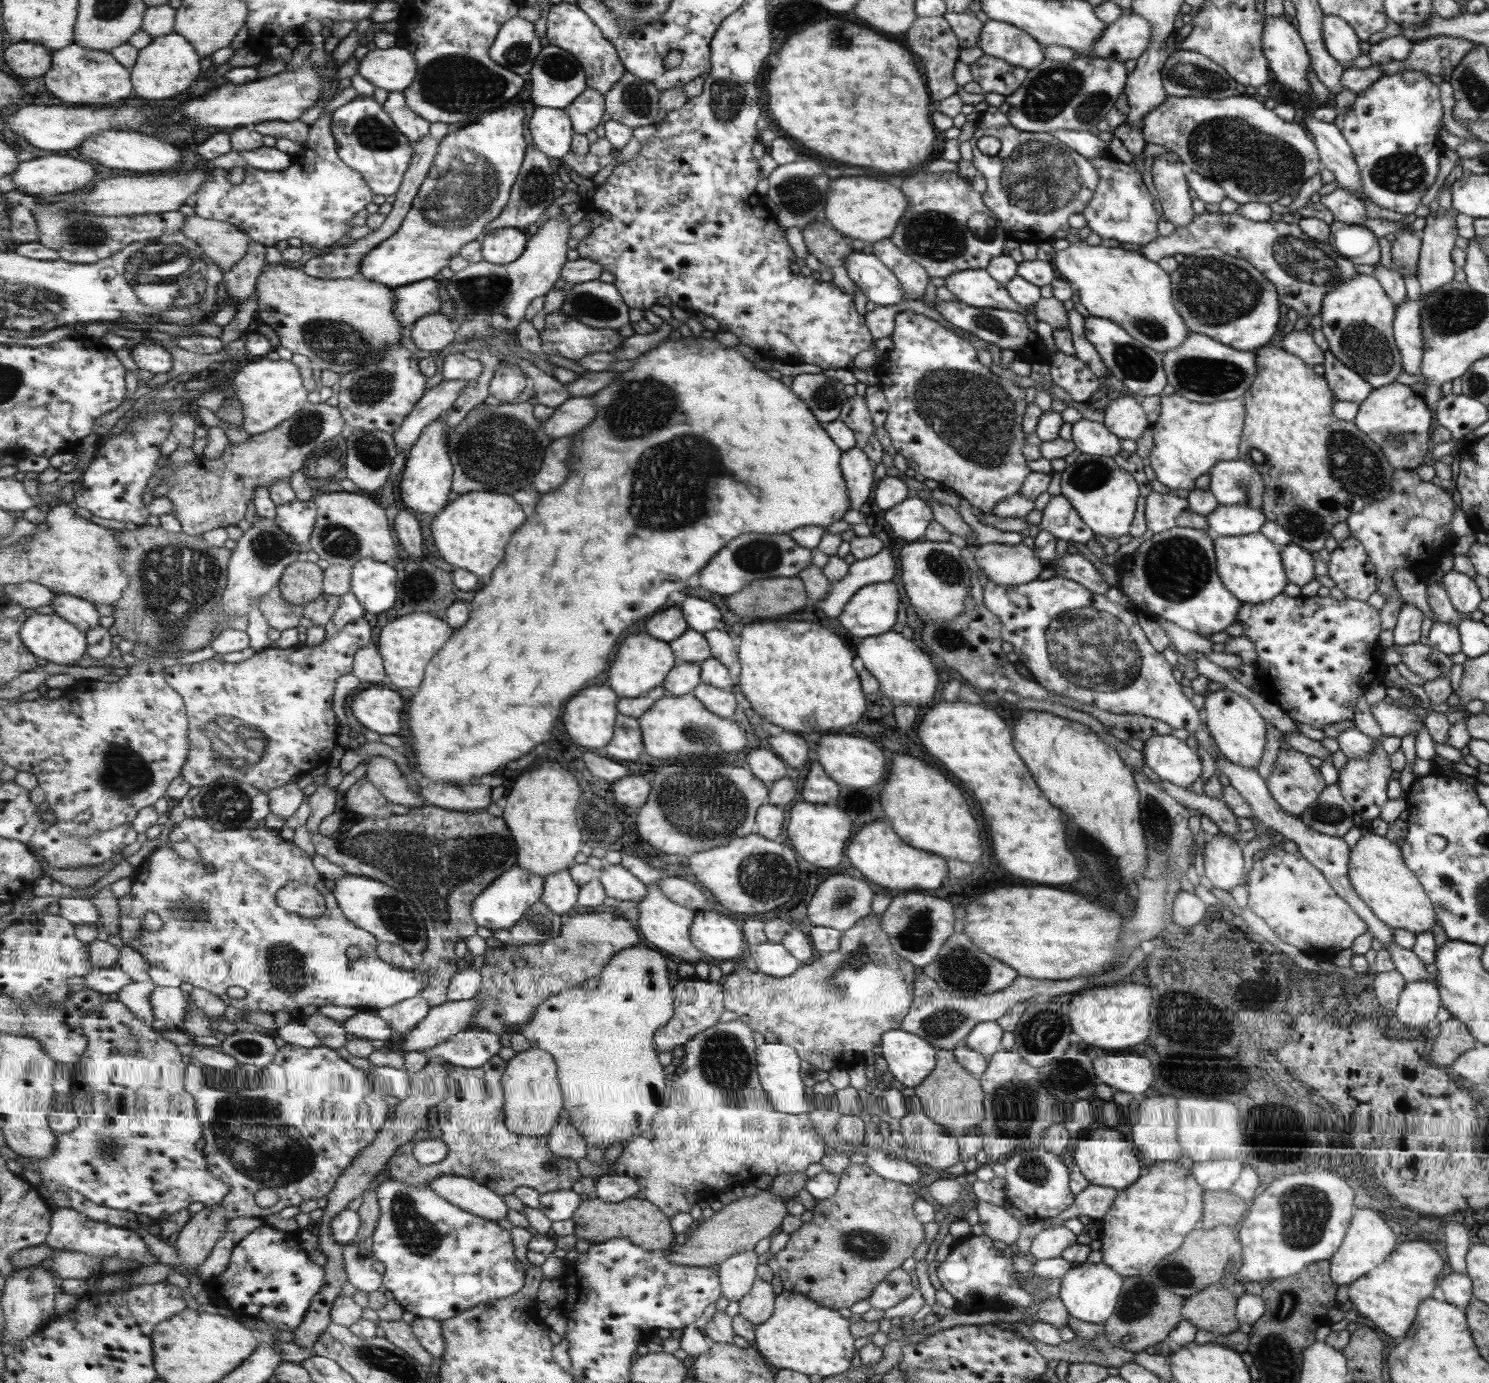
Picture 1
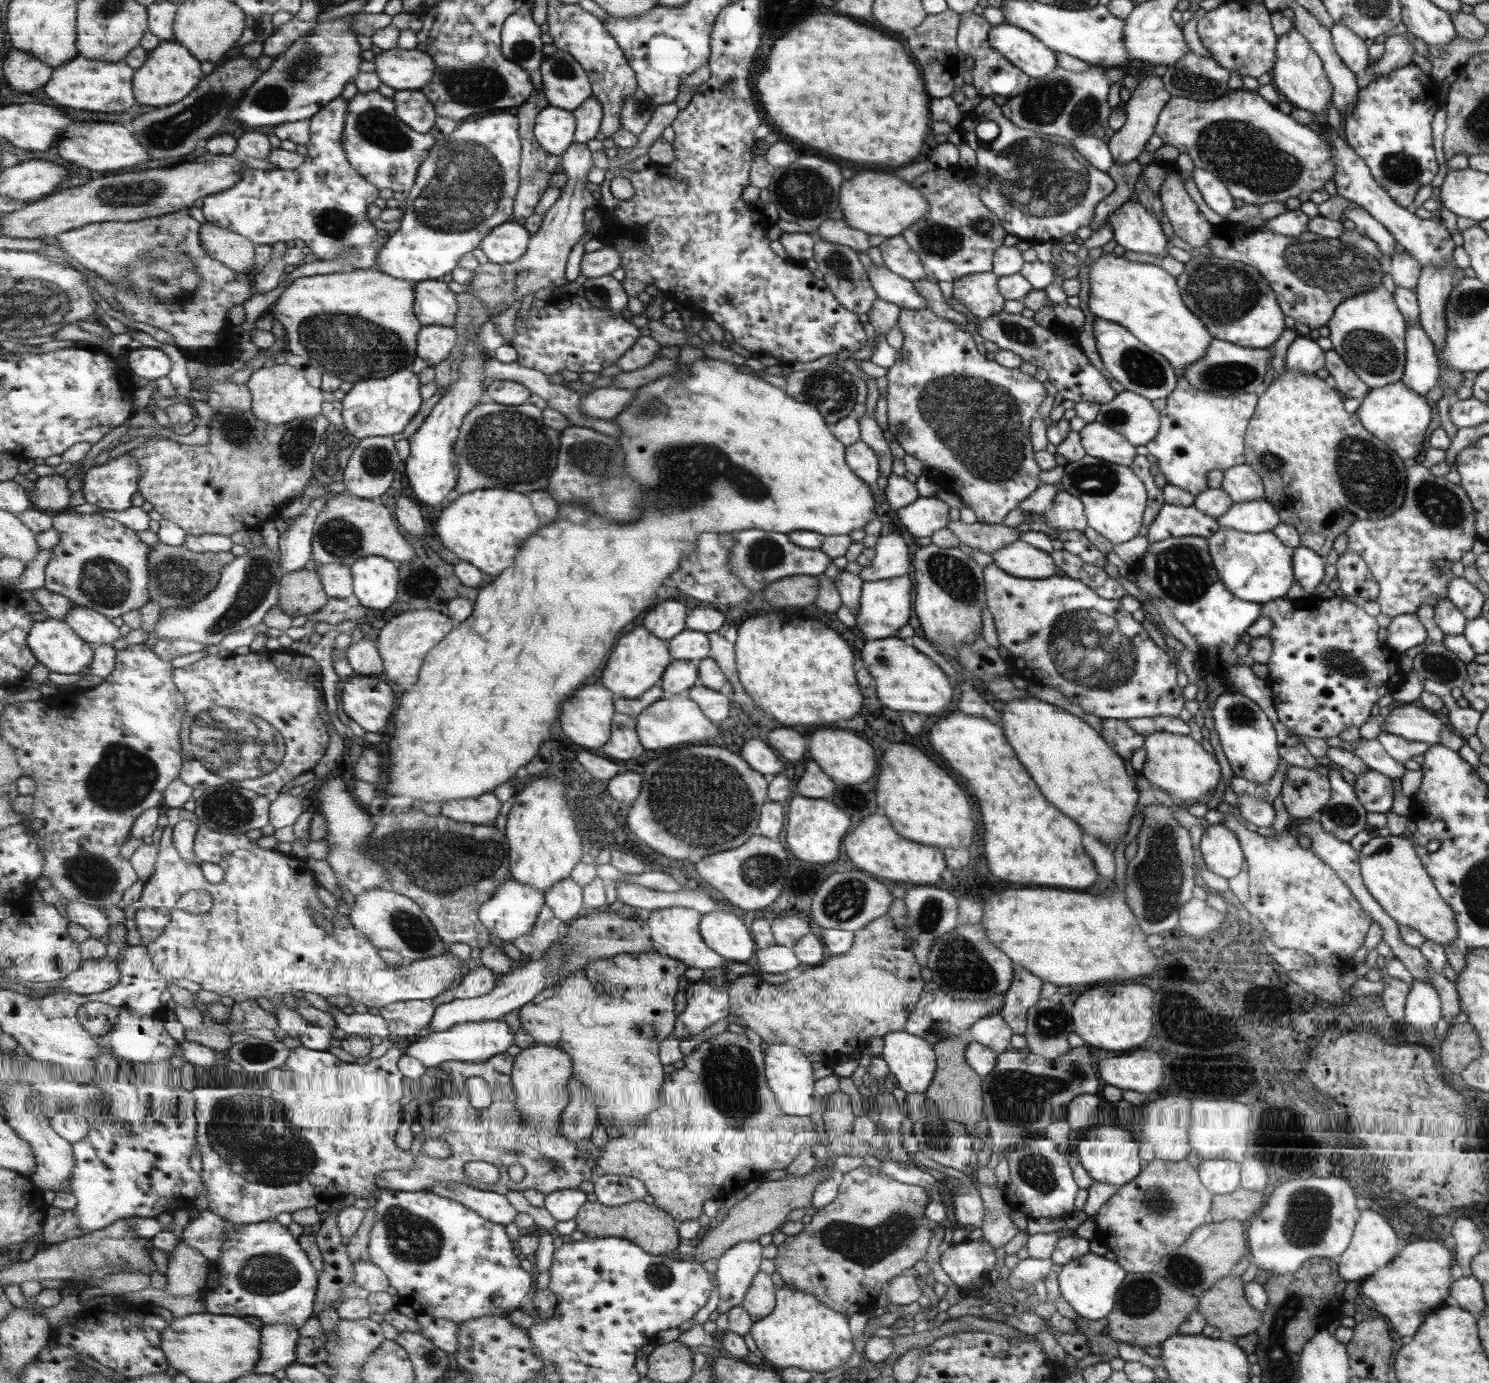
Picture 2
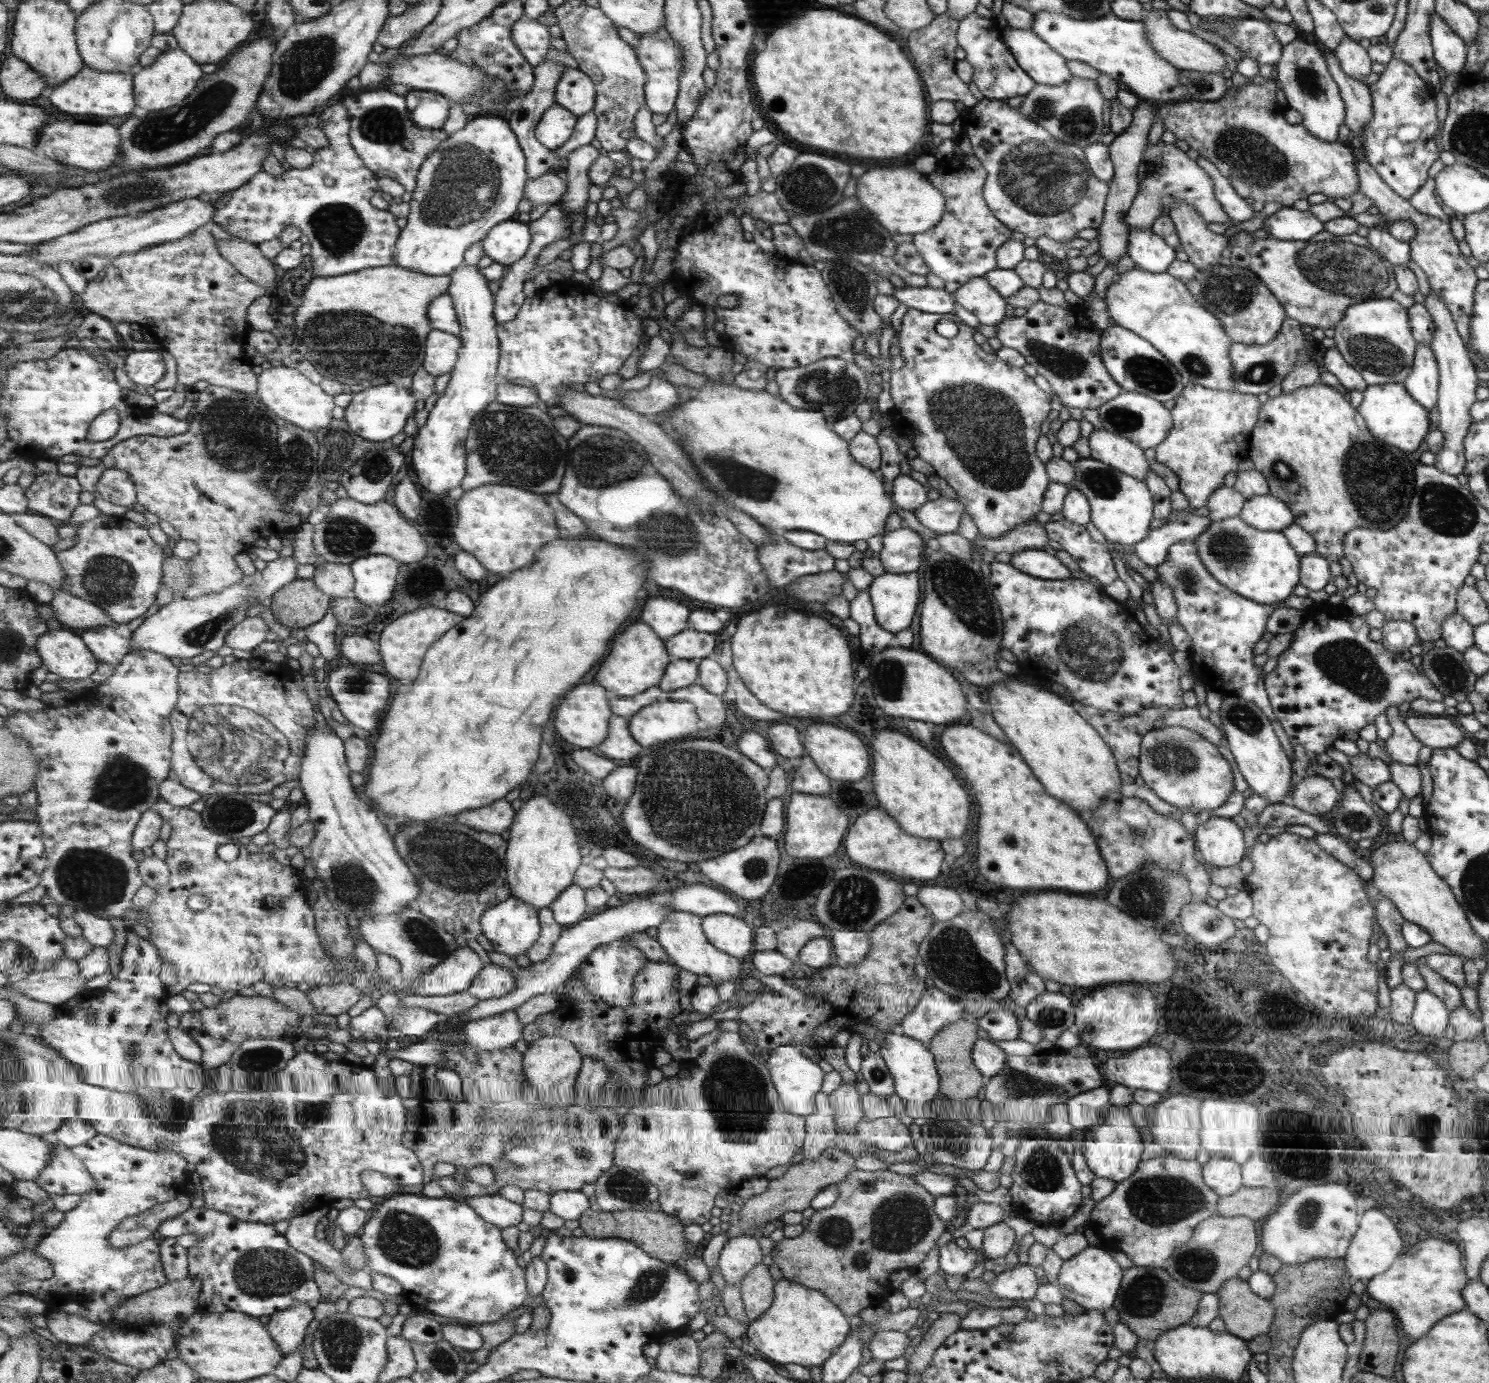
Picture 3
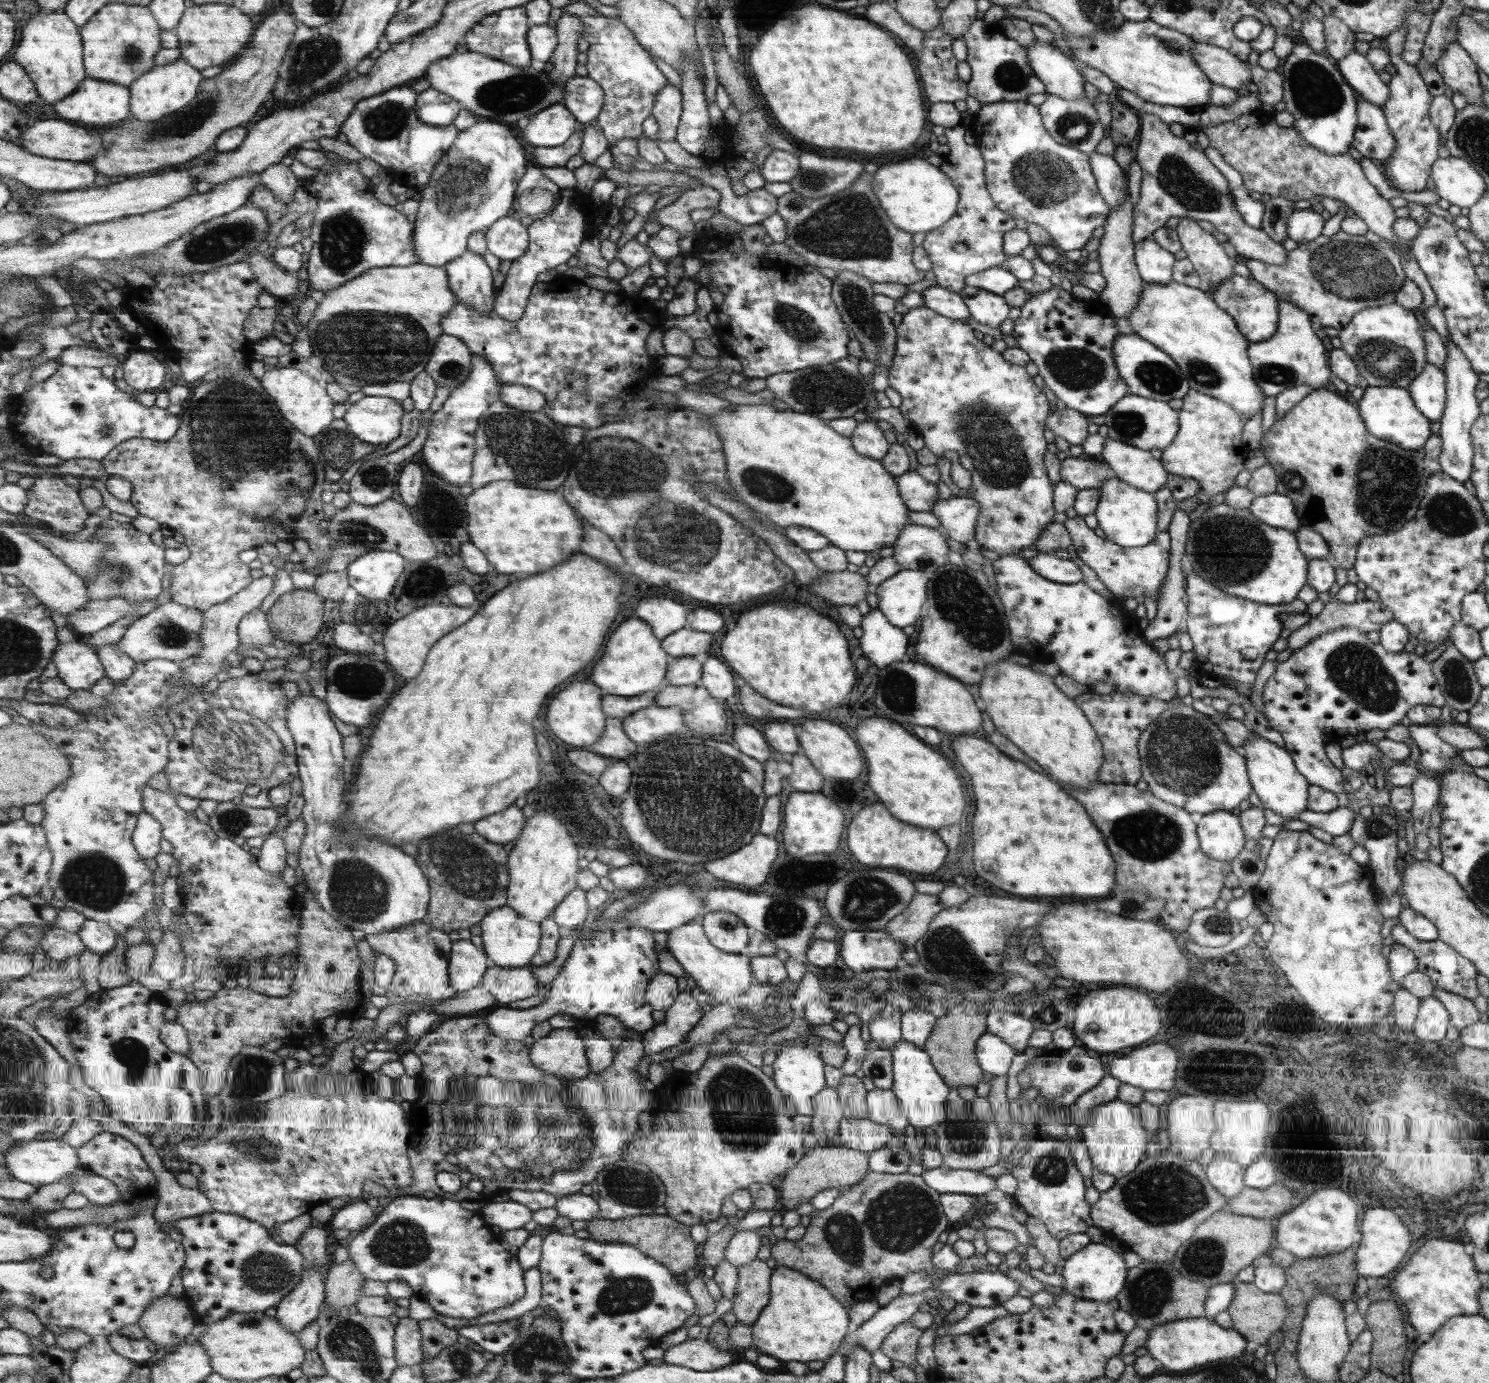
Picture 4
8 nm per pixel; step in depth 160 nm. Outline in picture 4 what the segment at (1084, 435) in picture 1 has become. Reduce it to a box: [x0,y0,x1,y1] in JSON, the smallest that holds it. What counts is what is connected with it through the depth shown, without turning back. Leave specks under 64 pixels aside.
[1098,437,1166,493]

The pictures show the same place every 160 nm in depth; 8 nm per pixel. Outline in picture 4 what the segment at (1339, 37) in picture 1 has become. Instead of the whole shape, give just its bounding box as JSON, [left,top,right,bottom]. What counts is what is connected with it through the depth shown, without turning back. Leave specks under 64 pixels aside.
[1335,50,1389,108]

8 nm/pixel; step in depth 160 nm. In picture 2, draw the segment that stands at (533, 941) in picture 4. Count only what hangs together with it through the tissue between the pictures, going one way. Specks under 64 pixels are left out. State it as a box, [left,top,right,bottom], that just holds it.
[479,878,547,943]

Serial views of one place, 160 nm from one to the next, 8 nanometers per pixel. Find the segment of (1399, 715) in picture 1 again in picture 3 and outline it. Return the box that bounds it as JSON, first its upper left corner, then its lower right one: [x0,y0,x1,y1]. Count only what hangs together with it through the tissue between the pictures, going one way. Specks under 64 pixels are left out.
[1402,713,1463,749]

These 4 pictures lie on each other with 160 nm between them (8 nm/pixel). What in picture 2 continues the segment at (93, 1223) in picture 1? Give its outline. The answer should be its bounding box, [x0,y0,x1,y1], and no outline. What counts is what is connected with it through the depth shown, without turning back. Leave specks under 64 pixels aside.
[43,1206,84,1245]

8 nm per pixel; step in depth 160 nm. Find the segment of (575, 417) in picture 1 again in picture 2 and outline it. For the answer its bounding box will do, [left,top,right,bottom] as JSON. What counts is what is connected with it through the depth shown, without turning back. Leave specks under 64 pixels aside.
[580,386,634,419]

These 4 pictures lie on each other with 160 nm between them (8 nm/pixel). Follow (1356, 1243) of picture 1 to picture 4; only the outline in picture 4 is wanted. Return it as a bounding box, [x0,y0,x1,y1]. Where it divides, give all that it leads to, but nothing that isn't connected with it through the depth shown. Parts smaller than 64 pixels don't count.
[1355,1208,1409,1278]

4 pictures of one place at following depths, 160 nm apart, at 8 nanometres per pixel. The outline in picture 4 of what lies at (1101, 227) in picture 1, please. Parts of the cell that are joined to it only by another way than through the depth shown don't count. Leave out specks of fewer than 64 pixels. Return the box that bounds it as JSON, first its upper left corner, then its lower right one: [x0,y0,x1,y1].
[1134,237,1173,284]

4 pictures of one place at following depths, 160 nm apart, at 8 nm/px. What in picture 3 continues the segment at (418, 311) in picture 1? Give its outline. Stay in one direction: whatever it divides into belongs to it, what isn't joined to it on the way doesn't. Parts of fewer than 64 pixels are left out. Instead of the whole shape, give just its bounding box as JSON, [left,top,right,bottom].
[428,292,462,336]

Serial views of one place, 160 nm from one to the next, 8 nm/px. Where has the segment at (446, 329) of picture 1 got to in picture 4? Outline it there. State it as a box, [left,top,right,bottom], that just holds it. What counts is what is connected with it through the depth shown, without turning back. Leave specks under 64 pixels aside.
[426,333,472,392]

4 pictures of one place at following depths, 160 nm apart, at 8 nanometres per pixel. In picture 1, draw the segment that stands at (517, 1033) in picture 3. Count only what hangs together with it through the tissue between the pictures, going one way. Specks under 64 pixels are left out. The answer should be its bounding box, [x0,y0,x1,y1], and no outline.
[423,1029,501,1068]

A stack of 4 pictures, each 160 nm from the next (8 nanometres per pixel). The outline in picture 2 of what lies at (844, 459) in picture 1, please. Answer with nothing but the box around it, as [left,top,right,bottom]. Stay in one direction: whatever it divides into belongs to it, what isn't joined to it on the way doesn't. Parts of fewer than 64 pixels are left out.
[845,440,878,489]

